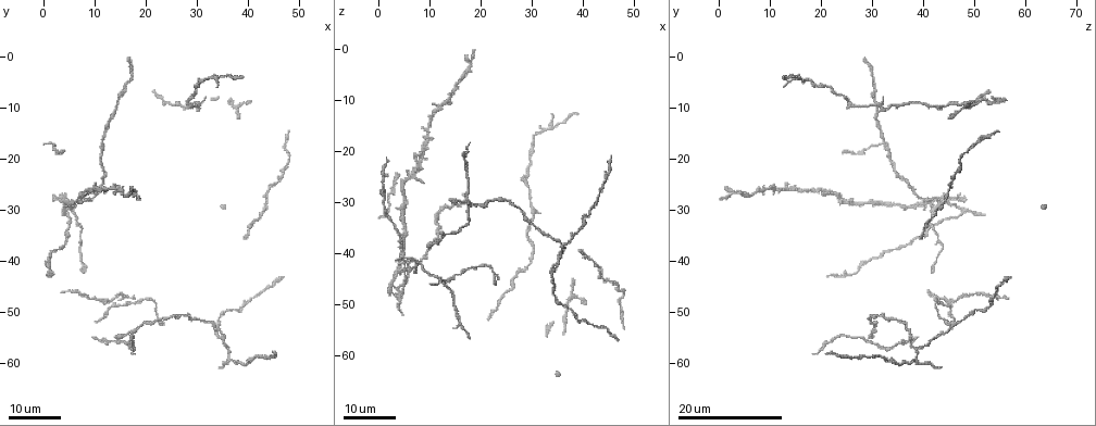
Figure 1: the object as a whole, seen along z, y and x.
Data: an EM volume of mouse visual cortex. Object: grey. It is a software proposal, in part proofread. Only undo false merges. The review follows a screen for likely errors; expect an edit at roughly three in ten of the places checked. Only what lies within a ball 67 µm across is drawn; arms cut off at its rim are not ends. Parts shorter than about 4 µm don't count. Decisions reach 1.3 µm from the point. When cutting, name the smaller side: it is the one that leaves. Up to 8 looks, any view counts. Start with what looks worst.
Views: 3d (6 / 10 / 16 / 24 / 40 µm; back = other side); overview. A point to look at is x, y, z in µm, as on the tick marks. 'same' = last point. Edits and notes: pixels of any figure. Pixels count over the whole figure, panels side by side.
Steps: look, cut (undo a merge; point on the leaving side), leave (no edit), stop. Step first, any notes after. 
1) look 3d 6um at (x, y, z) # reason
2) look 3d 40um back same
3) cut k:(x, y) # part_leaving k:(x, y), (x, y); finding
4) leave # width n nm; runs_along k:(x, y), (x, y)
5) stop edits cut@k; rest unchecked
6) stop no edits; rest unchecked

look 3d 16um at (13.0, 47.5, 46.0) # three arms meet

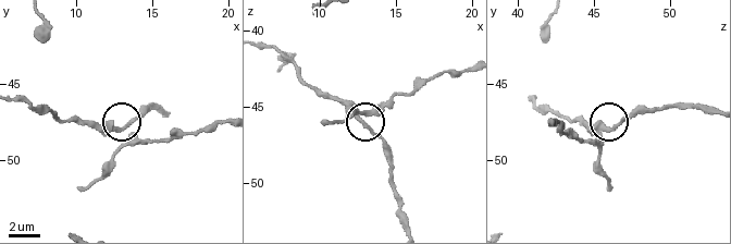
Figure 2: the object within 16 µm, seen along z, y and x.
look 3d 6um at (13.0, 48.0, 46.0)

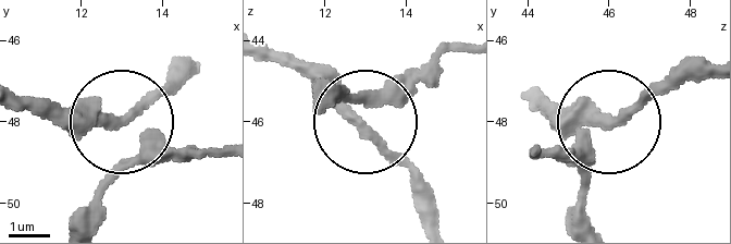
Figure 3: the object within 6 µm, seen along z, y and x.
leave # width 200 nm; one cell here

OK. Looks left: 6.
look 3d 16um at (36.0, 57.0, 39.0) # a fork

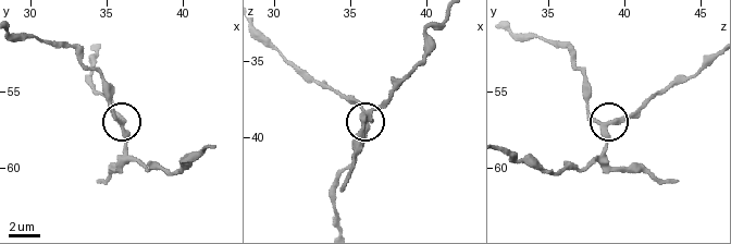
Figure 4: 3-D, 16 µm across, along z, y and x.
look 3d 6um at (36.2, 57.4, 38.8)

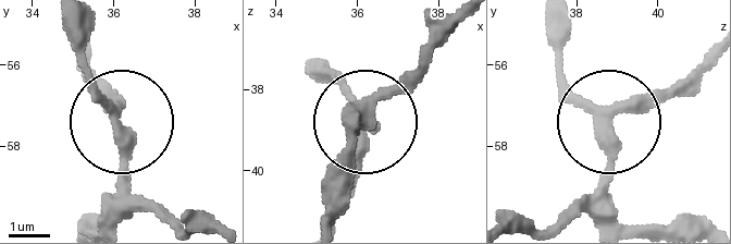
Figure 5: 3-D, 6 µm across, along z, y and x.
leave # arms 3; continuous, no second cell

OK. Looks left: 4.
look 3d 16um at (30.0, 9.5, 31.0) # two arms in line, one across

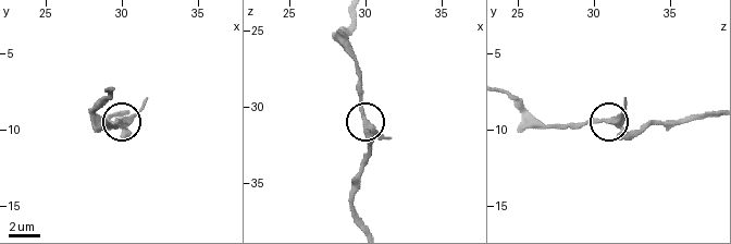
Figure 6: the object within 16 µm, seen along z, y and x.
look 3d 6um at (30.0, 9.4, 31.0)

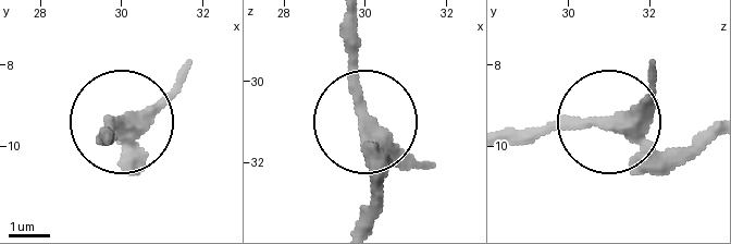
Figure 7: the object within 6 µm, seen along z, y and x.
leave # width 290 nm; continuous, no second cell

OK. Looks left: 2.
look 3d 24um at (5.5, 30.0, 41.5) # looks like a crossing

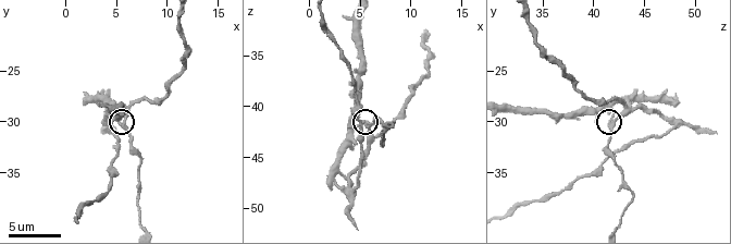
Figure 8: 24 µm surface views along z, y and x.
look 3d 6um at (5.6, 30.2, 41.6)

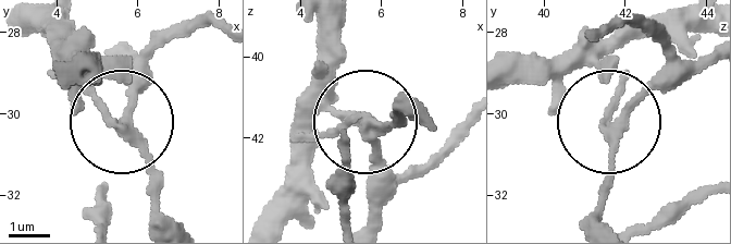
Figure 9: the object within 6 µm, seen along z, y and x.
leave # width 210 nm; runs_along 9:(174, 221), (158, 199), (150, 158), (64, 47); continuous, no second cell

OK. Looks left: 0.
stop no edits; rest unchecked

